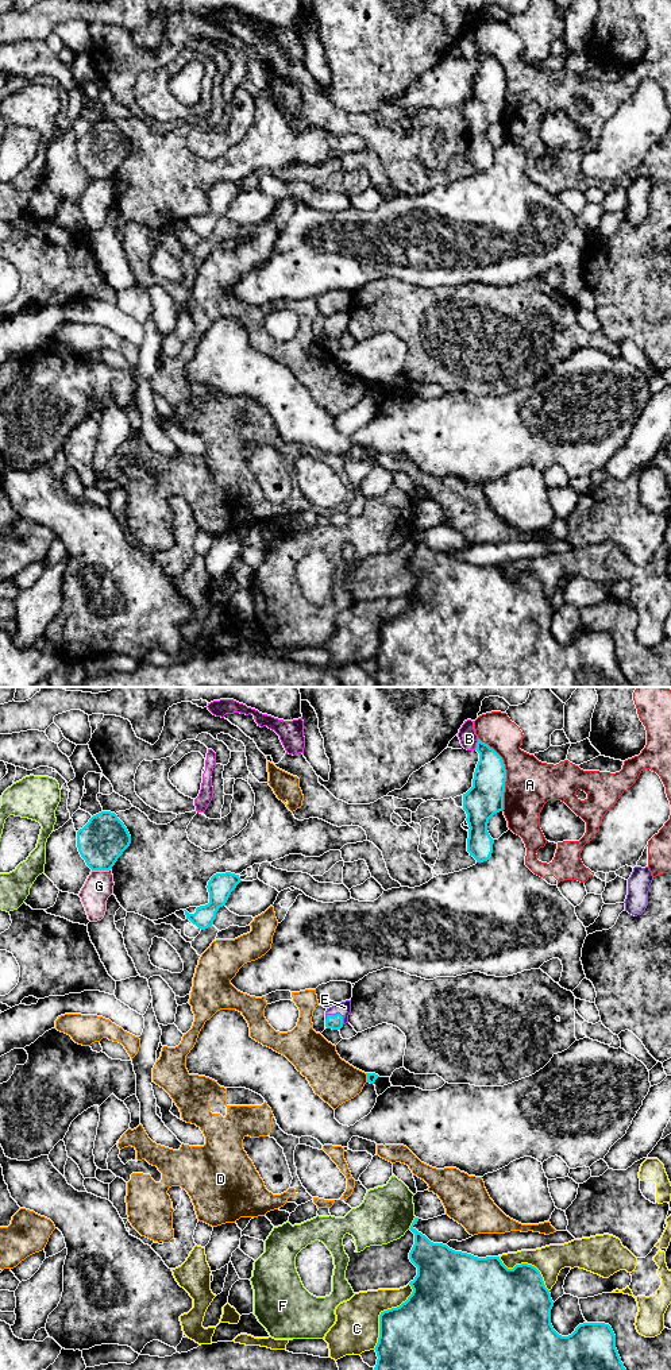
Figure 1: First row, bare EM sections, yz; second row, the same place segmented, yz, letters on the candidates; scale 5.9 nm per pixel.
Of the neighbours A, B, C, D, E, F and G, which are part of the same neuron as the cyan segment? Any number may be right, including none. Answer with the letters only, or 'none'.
E

